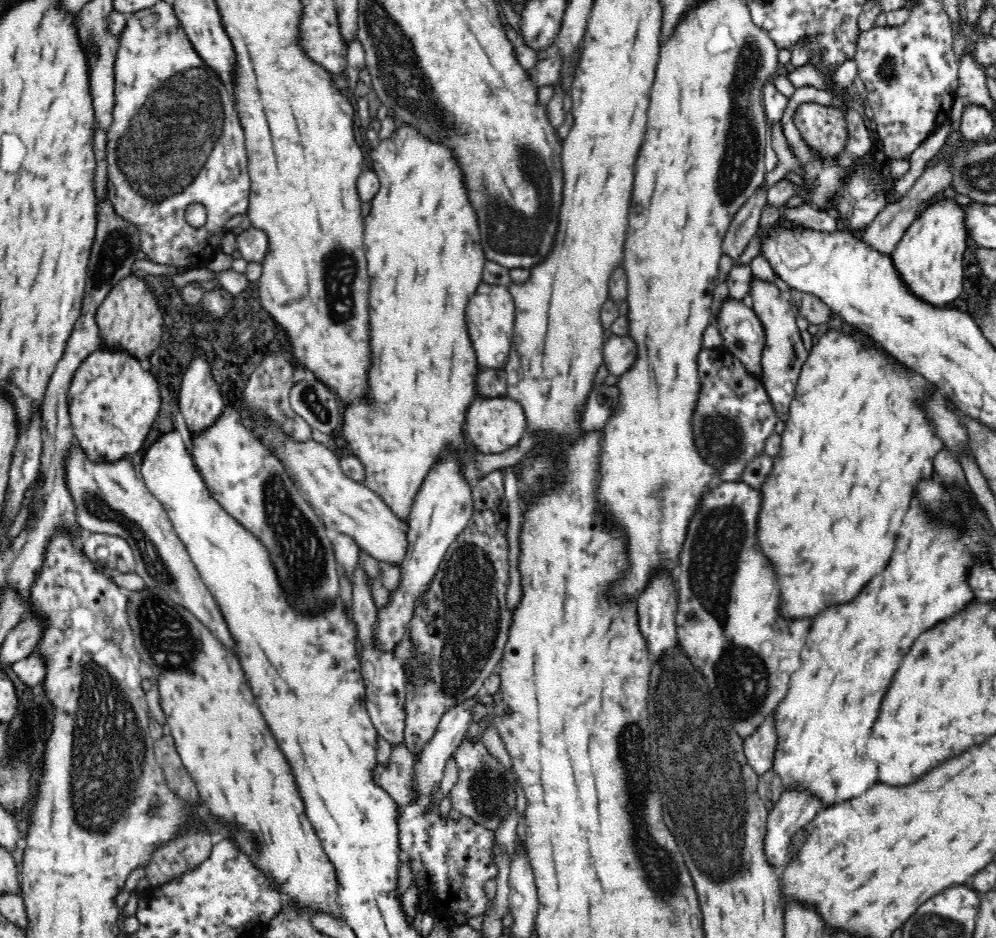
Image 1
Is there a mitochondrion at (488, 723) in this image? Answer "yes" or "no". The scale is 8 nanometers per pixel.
no

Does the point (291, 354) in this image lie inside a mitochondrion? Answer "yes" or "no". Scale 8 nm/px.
no

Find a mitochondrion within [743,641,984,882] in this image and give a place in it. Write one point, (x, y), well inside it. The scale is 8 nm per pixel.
(874, 809)

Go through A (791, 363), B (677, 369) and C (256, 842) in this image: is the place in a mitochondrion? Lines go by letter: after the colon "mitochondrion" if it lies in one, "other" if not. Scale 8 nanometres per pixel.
A: mitochondrion
B: other
C: other

